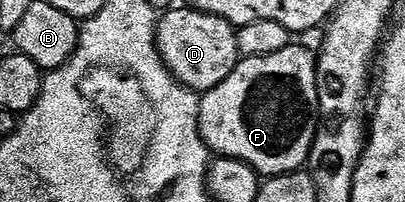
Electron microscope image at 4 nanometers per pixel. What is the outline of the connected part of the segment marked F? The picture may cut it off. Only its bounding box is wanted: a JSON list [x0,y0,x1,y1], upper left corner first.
[198,43,318,178]

